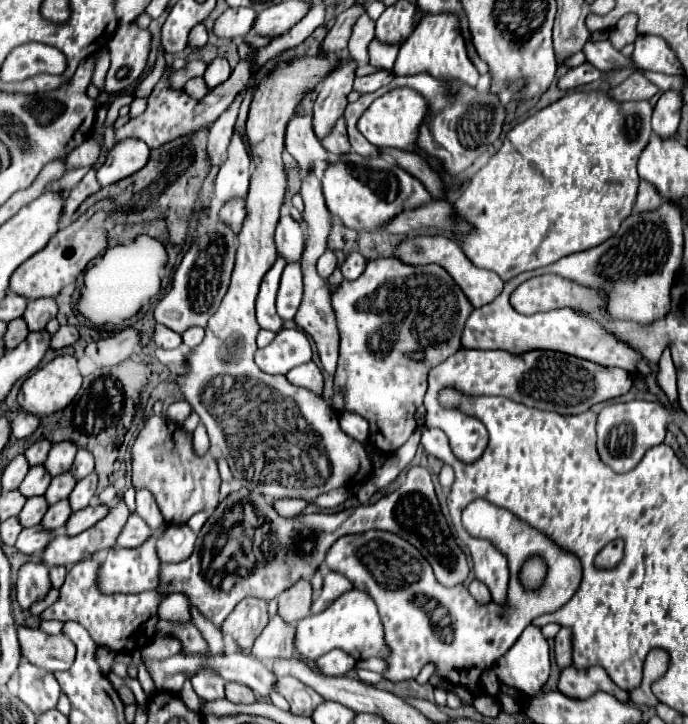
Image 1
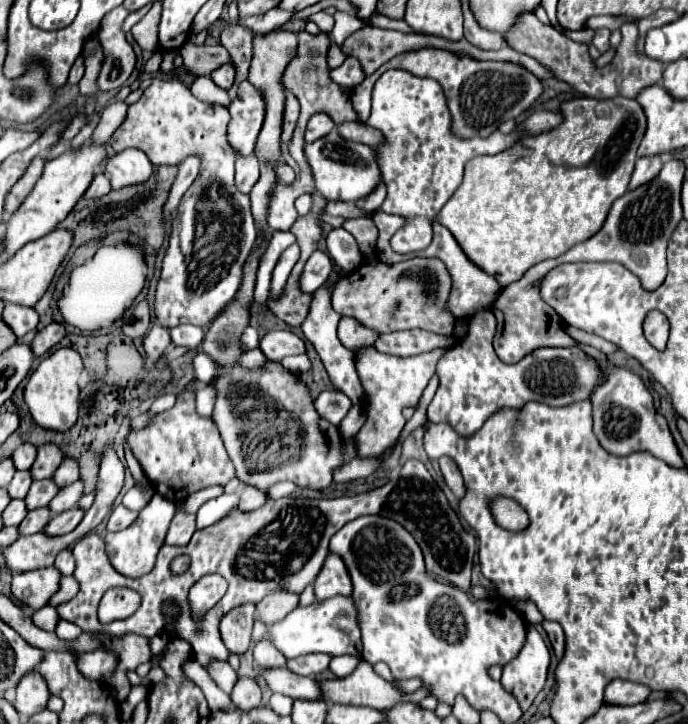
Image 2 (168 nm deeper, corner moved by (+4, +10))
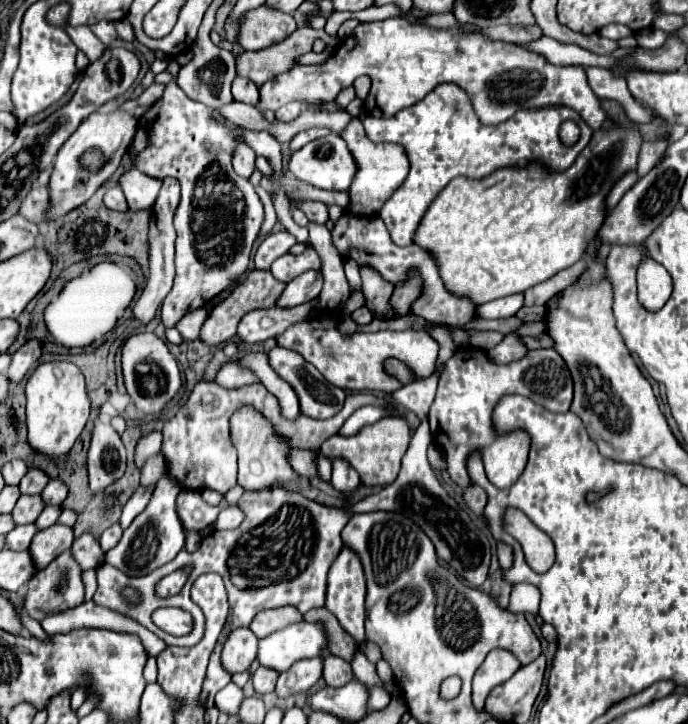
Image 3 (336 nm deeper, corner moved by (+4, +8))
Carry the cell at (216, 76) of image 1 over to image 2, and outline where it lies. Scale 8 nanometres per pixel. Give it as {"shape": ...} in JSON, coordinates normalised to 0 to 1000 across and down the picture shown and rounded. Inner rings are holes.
{"shape":[[[323,90],[323,95],[314,95],[305,106],[311,109],[311,115],[314,115],[317,120],[323,120],[323,123],[328,123],[328,126],[331,126],[331,123],[340,117],[343,95],[340,95],[337,90]]]}

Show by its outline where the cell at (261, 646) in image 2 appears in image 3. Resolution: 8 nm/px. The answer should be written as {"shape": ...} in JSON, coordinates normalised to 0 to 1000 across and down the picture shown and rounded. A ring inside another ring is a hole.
{"shape":[[[375,921],[366,932],[366,941],[369,941],[369,952],[372,957],[378,960],[387,960],[387,957],[395,957],[398,954],[398,943],[404,941],[404,927],[392,927],[392,921]]]}

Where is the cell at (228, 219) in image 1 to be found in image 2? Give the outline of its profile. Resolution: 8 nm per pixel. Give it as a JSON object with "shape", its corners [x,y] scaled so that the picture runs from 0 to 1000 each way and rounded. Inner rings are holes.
{"shape":[[[360,214],[343,222],[343,256],[352,267],[363,267],[369,253],[378,244],[378,225],[372,214]]]}

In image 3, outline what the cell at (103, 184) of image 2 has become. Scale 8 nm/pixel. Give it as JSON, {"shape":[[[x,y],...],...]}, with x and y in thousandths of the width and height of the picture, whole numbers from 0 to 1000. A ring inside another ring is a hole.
{"shape":[[[169,256],[169,258],[160,258],[154,267],[151,267],[151,283],[160,286],[160,289],[174,289],[174,291],[183,291],[186,283],[183,283],[183,275],[177,269],[177,261]]]}

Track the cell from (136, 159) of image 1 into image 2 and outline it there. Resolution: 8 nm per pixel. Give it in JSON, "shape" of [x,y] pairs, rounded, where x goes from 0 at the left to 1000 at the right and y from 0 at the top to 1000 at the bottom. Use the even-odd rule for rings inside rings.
{"shape":[[[183,206],[154,222],[154,242],[163,261],[206,256],[221,242],[221,228],[203,206]]]}

